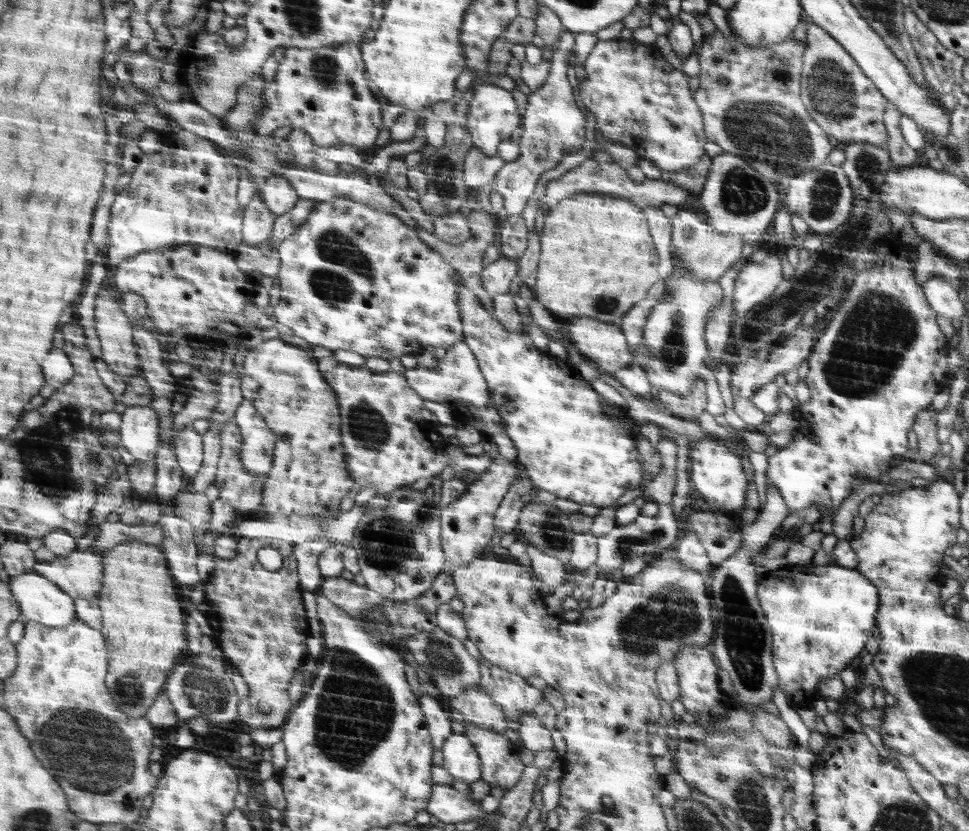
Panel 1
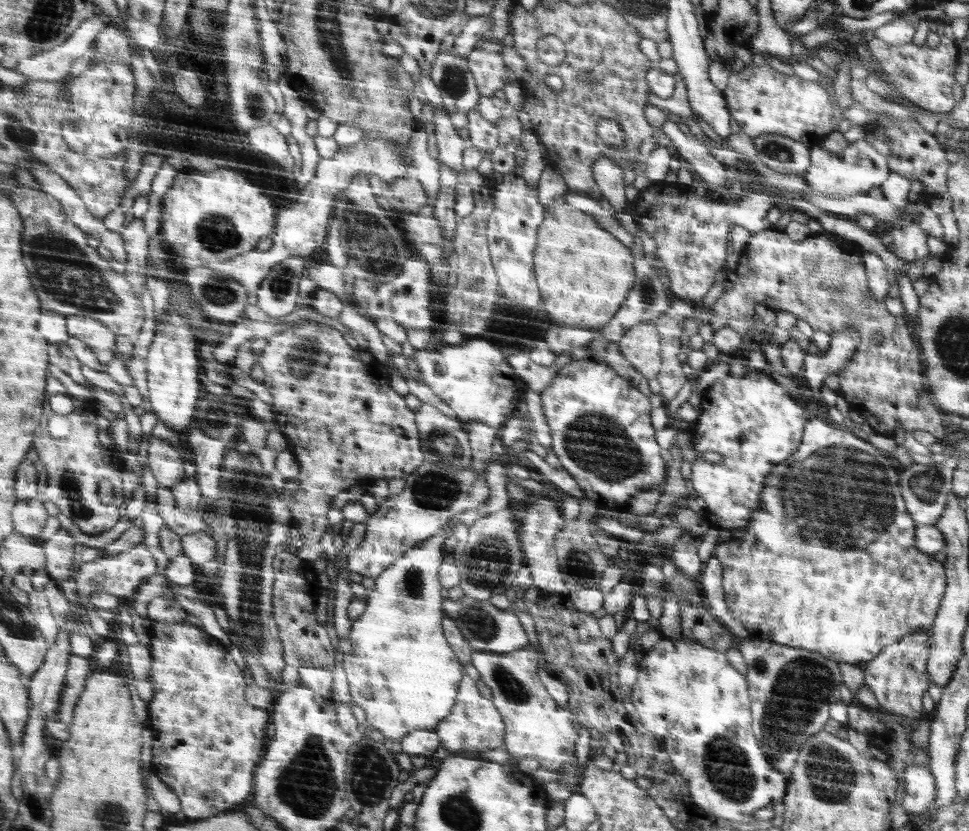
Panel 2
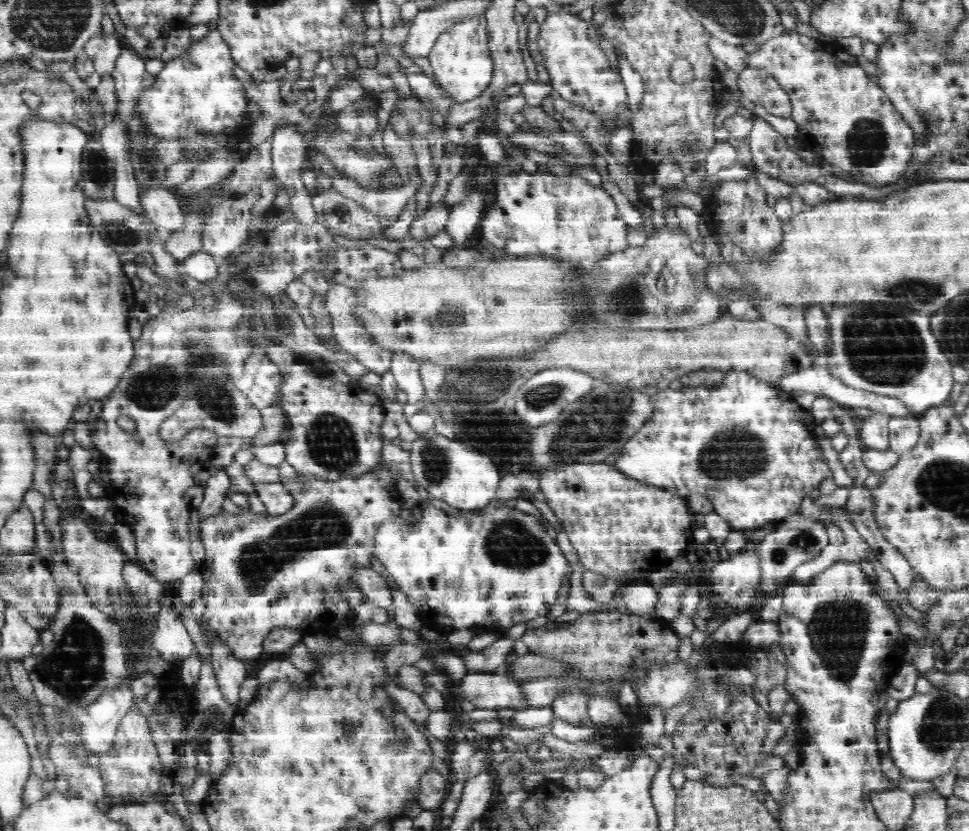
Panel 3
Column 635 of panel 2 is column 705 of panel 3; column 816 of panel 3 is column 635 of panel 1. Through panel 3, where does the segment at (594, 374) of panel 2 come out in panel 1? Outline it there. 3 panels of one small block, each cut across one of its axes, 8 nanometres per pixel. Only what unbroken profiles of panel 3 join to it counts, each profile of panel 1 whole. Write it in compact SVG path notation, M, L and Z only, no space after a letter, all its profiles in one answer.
M459 280L459 311L461 312L462 322L464 324L464 339L466 343L469 344L472 352L478 352L478 360L482 360L482 372L486 372L486 380L490 380L490 388L494 388L494 404L498 404L498 408L502 408L502 420L506 420L505 431L513 439L513 443L517 447L517 462L519 462L527 471L529 479L534 487L538 487L542 490L547 490L552 492L557 497L567 498L581 505L590 504L598 507L607 507L620 496L622 496L628 490L636 489L636 486L640 486L640 476L642 476L642 464L638 462L638 452L636 452L636 444L632 440L632 436L628 434L628 430L624 430L620 424L614 424L614 420L608 420L602 416L602 400L586 382L582 380L582 375L576 370L576 366L572 365L570 362L566 362L567 359L560 359L551 355L549 353L541 352L540 349L536 347L533 340L528 336L528 334L522 332L521 334L513 334L509 332L509 329L505 328L505 325L500 324L497 321L495 315L490 315L475 294L472 291L465 288L463 282Z

